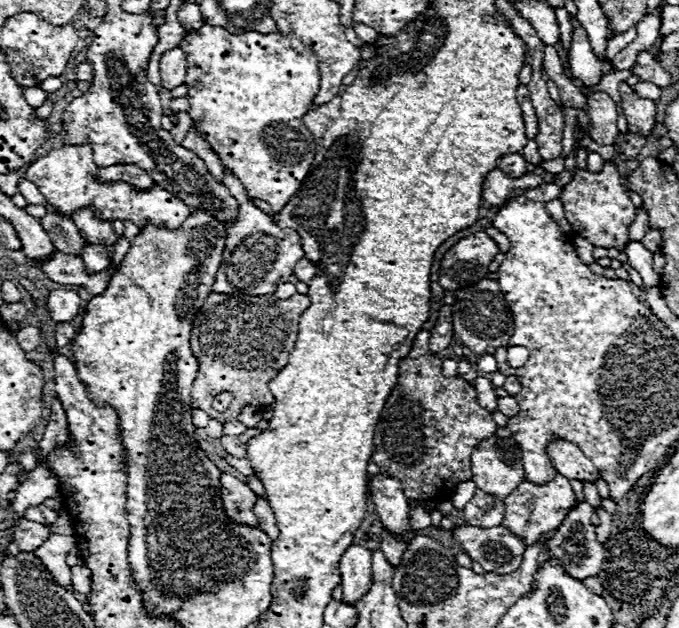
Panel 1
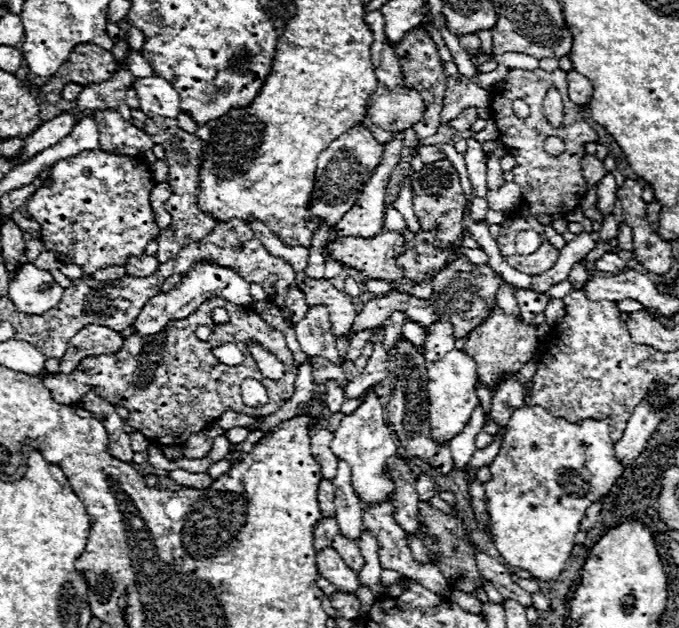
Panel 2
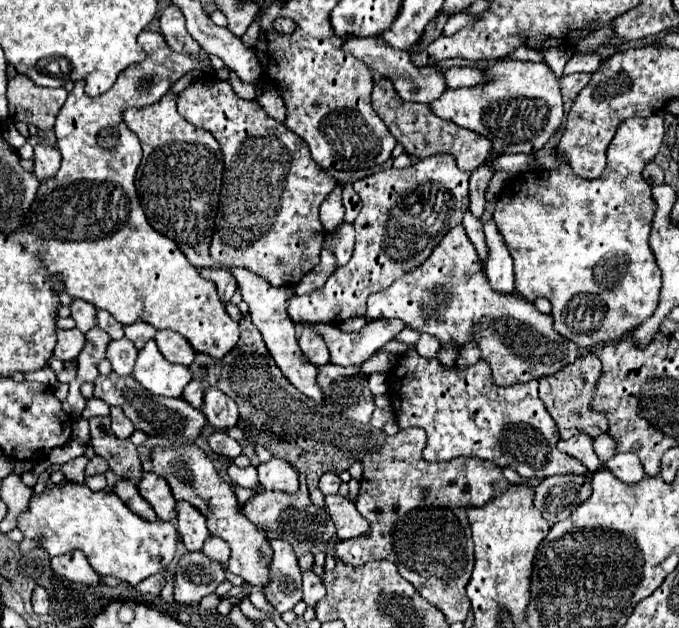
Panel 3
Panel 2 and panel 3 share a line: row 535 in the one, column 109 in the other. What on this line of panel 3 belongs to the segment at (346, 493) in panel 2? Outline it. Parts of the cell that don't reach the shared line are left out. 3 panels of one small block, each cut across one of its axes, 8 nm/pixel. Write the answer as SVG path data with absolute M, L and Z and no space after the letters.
M120 338L120 340L112 340L112 342L108 344L106 358L110 360L112 370L114 370L116 374L124 376L124 374L130 374L130 372L132 372L136 354L138 354L136 346L134 346L128 338Z

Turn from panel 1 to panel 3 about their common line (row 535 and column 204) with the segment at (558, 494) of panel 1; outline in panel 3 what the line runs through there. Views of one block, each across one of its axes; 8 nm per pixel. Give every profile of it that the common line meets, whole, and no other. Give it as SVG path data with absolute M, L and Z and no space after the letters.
M176 502L176 512L178 512L176 526L178 526L178 534L184 542L184 546L190 552L202 550L206 538L210 536L204 514L198 512L198 508L192 508L192 504L188 504L188 502Z

